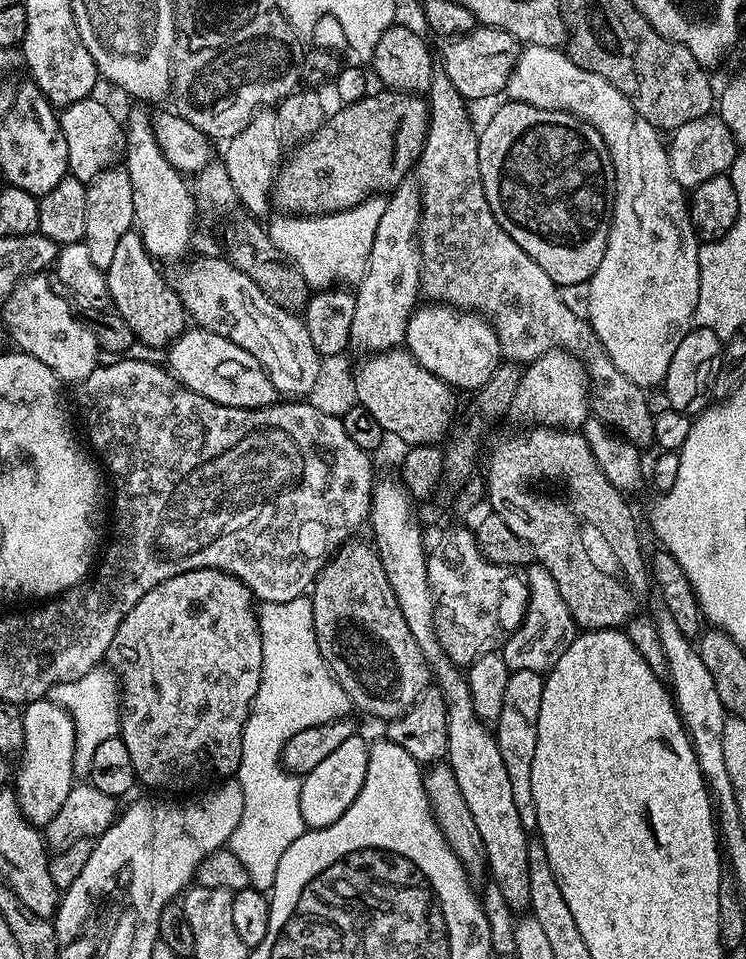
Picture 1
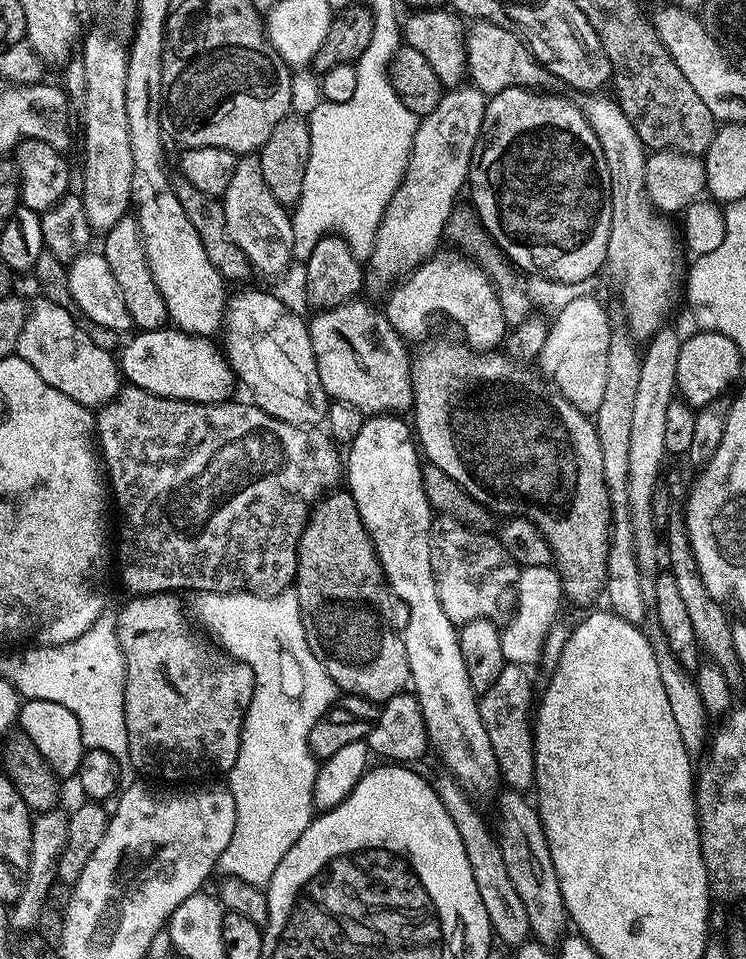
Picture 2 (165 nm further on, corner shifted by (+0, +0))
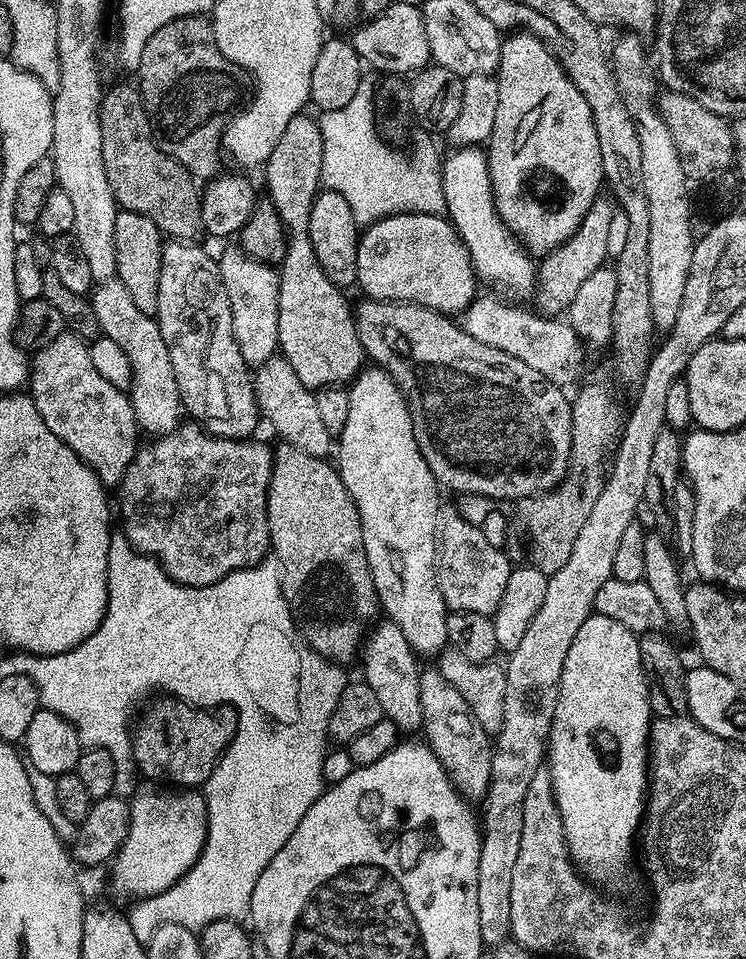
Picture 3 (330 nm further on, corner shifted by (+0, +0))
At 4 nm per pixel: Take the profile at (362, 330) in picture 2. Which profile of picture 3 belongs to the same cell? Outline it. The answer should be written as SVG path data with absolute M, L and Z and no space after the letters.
M301 114L290 118L286 130L282 130L282 138L278 138L278 146L270 154L268 163L263 165L264 180L268 183L267 199L271 200L274 210L284 223L288 236L288 249L278 265L280 285L278 286L278 352L290 366L294 366L294 374L302 382L302 386L310 389L328 388L332 384L347 385L360 375L366 364L364 347L358 338L356 317L353 305L348 305L345 293L336 287L330 278L318 266L318 258L314 254L314 246L310 246L308 227L310 226L310 210L317 192L321 191L320 174L322 172L322 130L320 121L314 115Z

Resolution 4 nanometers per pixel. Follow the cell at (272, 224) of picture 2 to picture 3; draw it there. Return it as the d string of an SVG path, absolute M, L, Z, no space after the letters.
M239 246L228 248L218 256L218 267L230 302L230 318L238 350L242 350L242 358L249 366L264 364L278 350L279 271L271 264L263 264L246 255Z

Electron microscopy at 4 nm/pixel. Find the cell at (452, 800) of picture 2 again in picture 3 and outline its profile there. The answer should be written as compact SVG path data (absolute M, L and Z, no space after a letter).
M387 618L381 619L367 633L362 645L362 660L363 656L363 683L368 684L370 690L374 690L374 694L378 694L378 702L382 702L385 717L395 722L401 733L412 732L415 728L417 731L423 725L420 697L421 671L419 666L416 666L417 653L412 651L410 642L406 642L406 634L398 630L394 621Z

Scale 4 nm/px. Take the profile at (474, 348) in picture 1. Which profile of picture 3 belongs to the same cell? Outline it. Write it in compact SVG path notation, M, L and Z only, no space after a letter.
M421 212L387 216L360 232L356 284L365 297L421 304L445 314L462 314L478 295L472 259L451 220Z

